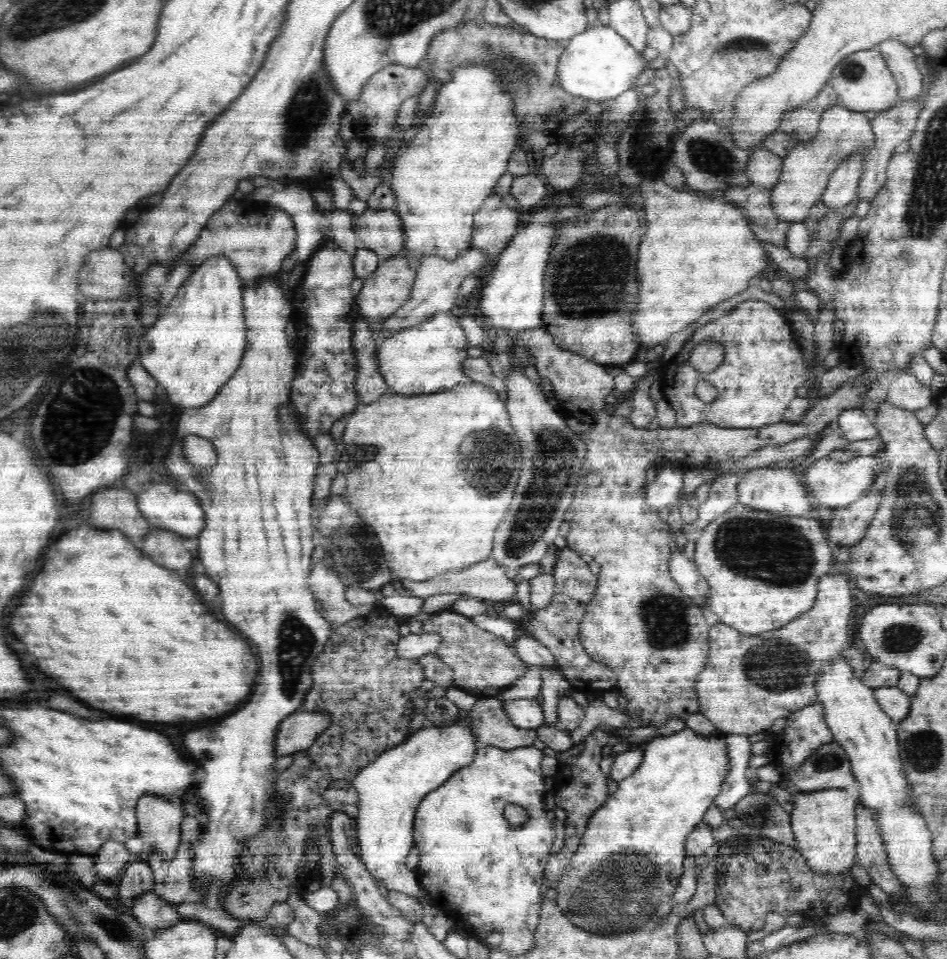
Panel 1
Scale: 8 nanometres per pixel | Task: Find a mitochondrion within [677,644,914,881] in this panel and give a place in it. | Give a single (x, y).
(759, 813)

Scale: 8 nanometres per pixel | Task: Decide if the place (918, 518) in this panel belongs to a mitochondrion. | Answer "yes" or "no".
yes

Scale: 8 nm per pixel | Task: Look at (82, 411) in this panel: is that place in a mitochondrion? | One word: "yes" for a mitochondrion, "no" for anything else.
yes

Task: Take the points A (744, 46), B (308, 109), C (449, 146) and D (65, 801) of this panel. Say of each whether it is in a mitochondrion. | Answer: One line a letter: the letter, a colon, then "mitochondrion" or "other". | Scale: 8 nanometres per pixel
A: mitochondrion
B: mitochondrion
C: other
D: other

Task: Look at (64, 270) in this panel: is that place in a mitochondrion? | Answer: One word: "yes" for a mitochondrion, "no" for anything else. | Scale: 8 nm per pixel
no

